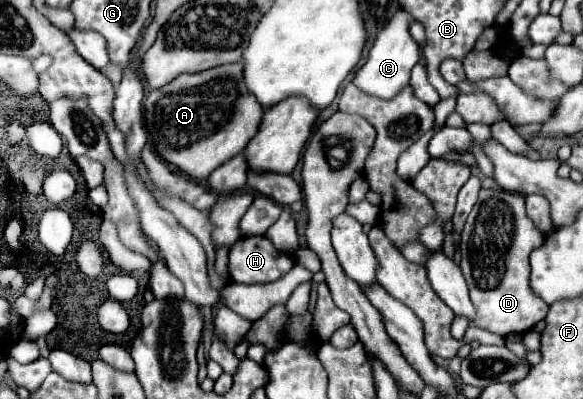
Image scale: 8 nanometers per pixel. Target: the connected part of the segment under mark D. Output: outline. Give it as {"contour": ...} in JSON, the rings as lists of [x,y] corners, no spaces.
{"contour":[[[481,190],[479,192],[479,200],[467,218],[461,244],[459,244],[461,270],[469,286],[471,302],[475,304],[475,310],[477,310],[477,316],[473,320],[475,326],[505,338],[507,334],[529,332],[537,322],[541,322],[547,316],[547,310],[549,310],[547,304],[543,304],[543,300],[537,300],[537,296],[529,288],[529,254],[535,248],[539,248],[543,240],[545,240],[545,234],[539,232],[539,228],[533,224],[533,220],[525,212],[523,196],[505,192],[505,190]]]}

